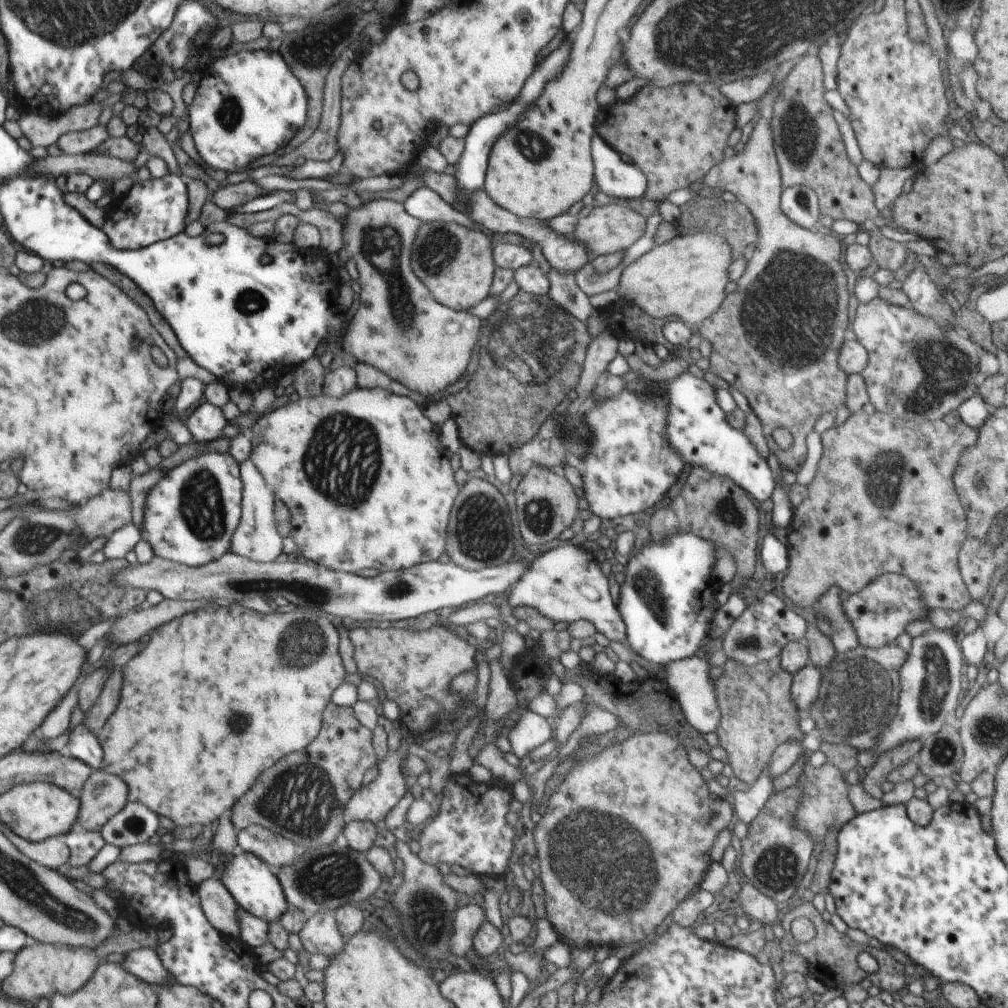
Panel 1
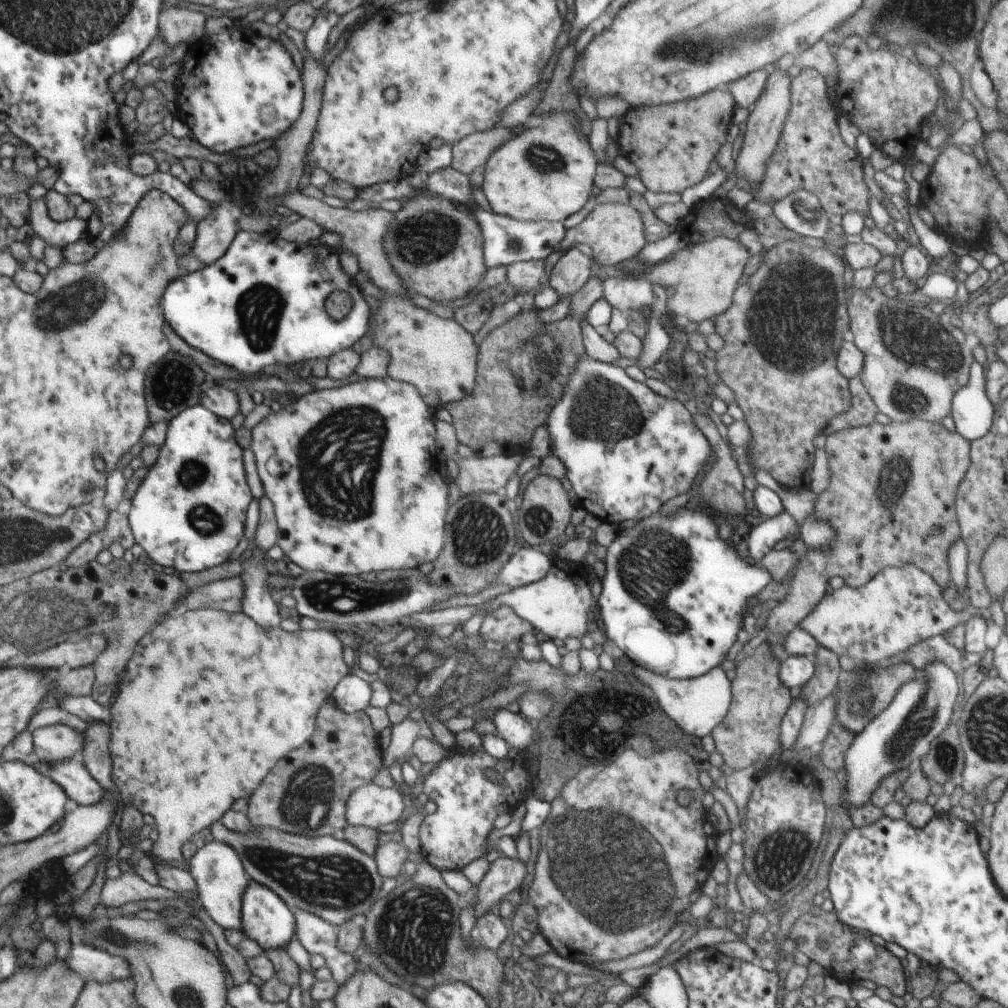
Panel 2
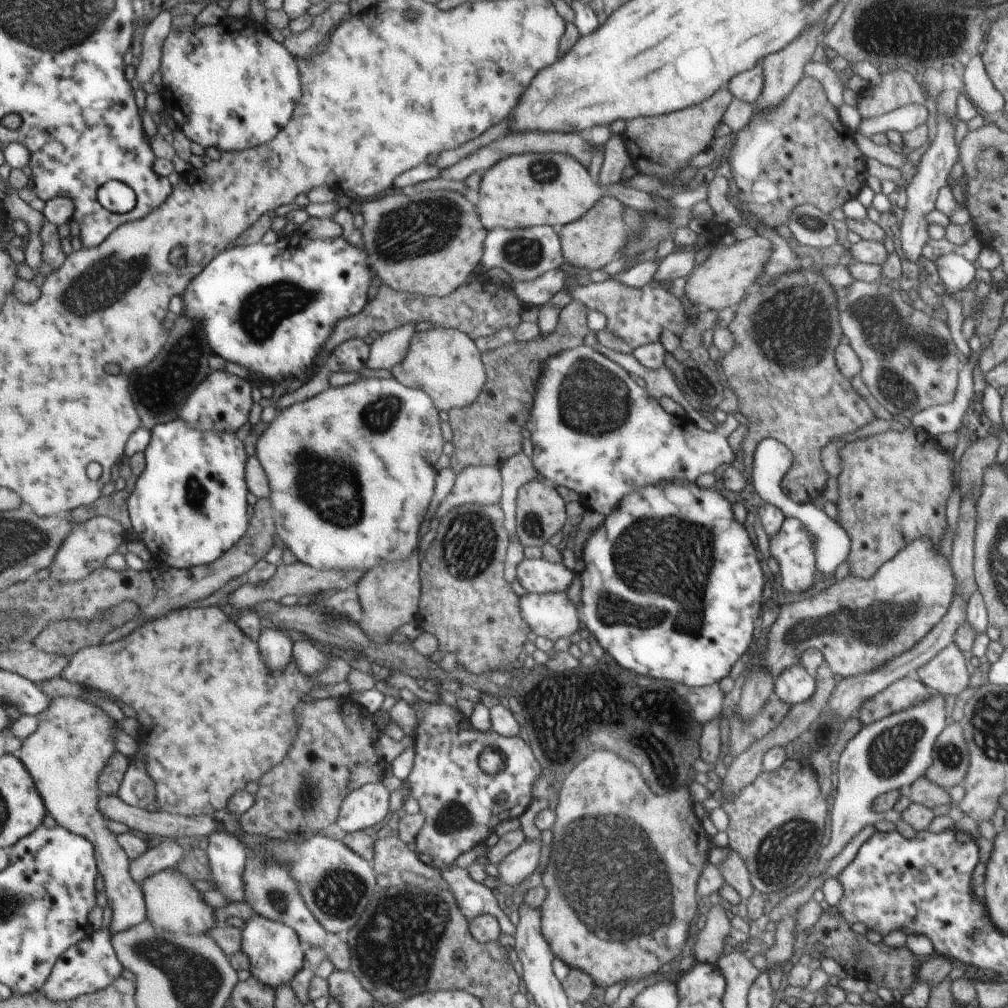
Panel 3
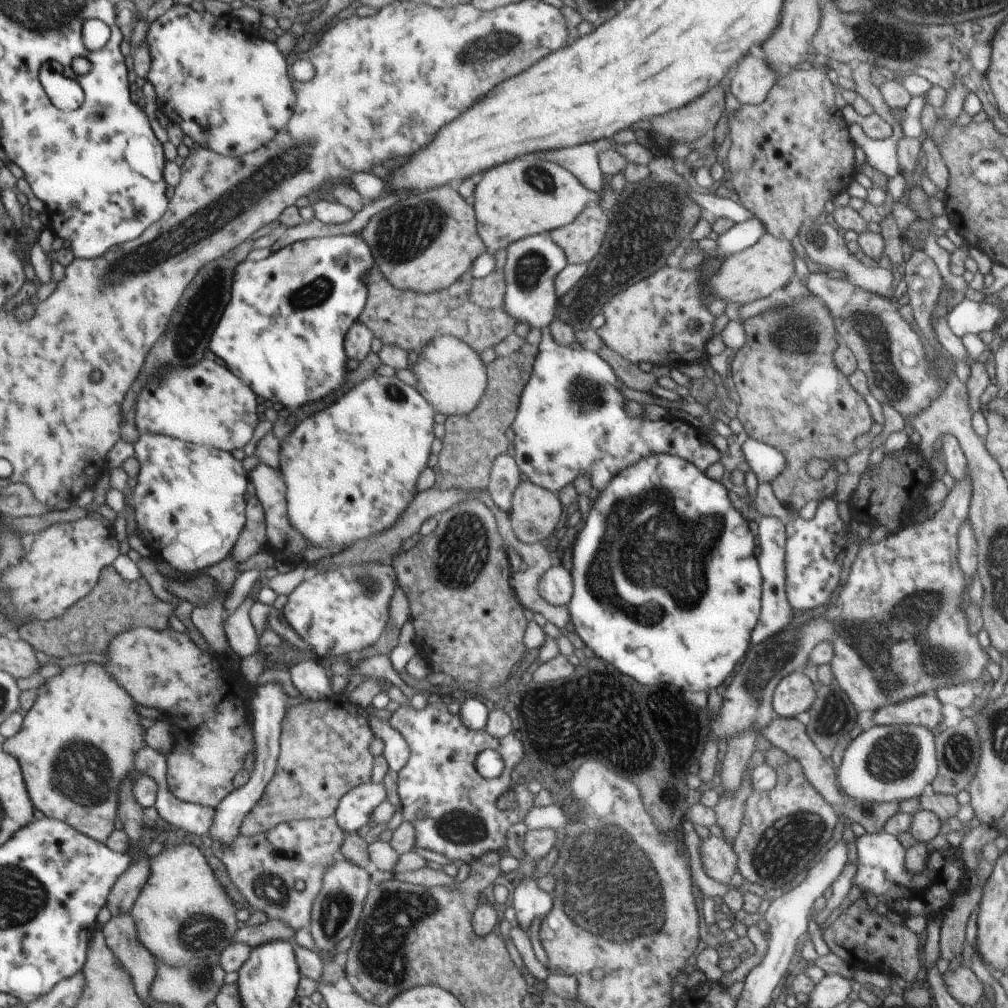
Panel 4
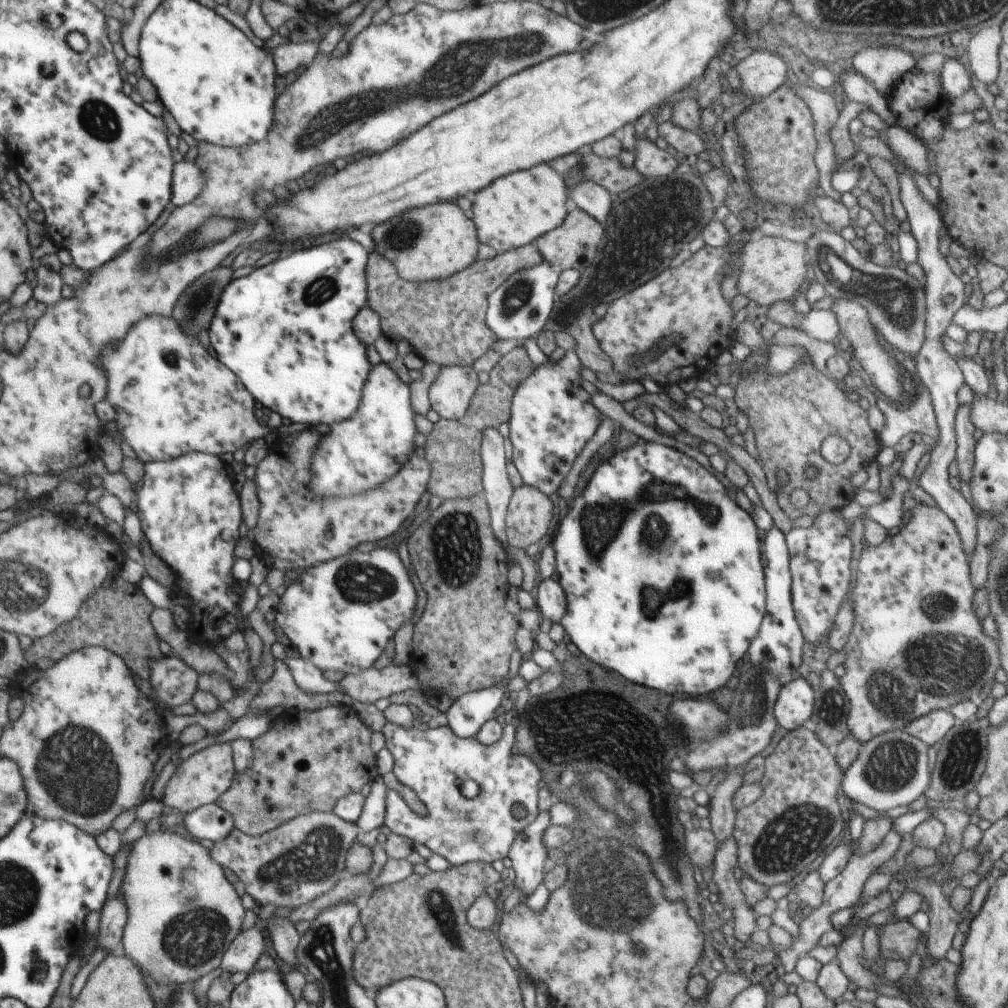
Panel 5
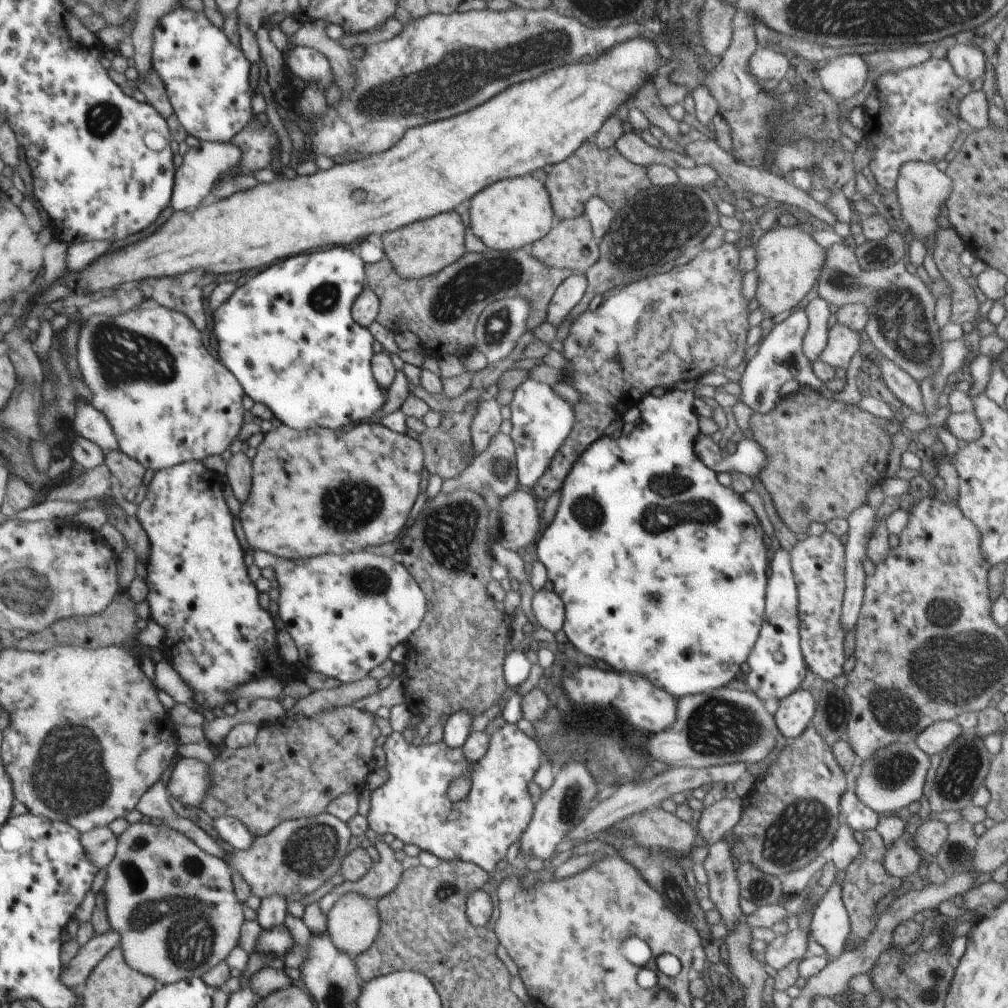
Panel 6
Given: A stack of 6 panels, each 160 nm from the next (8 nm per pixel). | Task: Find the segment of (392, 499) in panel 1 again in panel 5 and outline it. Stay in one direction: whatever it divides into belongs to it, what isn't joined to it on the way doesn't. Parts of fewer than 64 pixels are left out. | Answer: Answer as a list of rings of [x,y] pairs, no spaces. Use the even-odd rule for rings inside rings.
[[[384,362],[369,372],[359,409],[348,420],[334,423],[332,432],[322,440],[312,460],[310,488],[318,496],[360,494],[379,487],[415,453],[417,430],[409,386]]]

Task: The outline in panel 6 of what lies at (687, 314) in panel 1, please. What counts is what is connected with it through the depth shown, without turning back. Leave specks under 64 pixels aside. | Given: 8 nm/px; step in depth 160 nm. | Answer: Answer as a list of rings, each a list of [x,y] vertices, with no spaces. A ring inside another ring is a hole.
[[[794,223],[766,232],[756,246],[756,272],[758,288],[756,300],[770,317],[792,311],[804,300],[817,284],[826,249],[814,241],[808,232],[801,231]]]

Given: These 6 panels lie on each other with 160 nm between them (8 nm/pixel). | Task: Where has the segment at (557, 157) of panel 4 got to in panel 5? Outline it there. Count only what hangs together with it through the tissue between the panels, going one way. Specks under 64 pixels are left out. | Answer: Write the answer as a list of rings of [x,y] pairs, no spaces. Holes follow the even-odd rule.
[[[581,181],[570,189],[570,194],[580,210],[593,216],[604,226],[612,208],[612,196],[606,189],[592,181]]]

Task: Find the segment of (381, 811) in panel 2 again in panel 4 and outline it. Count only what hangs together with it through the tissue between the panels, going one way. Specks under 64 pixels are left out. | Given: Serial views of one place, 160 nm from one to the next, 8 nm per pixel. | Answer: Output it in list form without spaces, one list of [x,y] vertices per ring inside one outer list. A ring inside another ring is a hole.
[[[380,783],[357,786],[340,799],[334,817],[345,834],[354,834],[371,821],[372,810],[386,798],[387,790]]]

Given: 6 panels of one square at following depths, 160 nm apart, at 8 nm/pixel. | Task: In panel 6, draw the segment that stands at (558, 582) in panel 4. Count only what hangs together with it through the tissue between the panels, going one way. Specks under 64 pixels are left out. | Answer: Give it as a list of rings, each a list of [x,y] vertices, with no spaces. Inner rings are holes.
[[[545,588],[535,592],[532,610],[541,628],[553,633],[563,630],[565,622],[564,602],[554,592]]]

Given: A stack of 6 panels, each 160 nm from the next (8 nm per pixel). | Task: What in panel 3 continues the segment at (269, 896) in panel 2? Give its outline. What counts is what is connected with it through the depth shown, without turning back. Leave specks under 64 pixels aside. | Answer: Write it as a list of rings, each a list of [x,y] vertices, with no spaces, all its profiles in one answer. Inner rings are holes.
[[[253,912],[252,917],[244,920],[242,928],[241,951],[250,960],[250,973],[258,982],[278,988],[284,984],[291,984],[294,974],[303,968],[305,947],[299,942],[298,934],[292,926],[286,926],[284,922],[276,922],[270,918],[260,916],[258,912]]]

